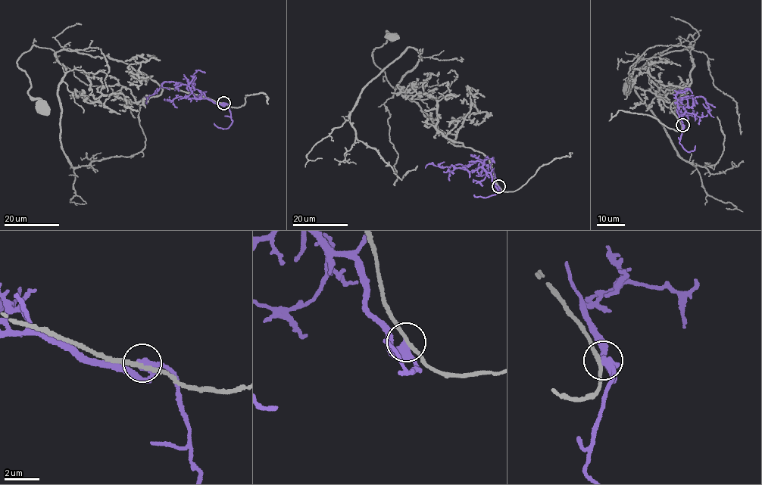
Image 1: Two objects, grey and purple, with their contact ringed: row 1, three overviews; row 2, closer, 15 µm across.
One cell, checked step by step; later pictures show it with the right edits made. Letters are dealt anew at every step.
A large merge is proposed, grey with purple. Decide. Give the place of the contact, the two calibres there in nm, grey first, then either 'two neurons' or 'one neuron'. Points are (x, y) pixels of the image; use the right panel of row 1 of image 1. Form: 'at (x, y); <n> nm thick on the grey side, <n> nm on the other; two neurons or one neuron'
at (682, 125); 190 nm thick on the grey side, 400 nm on the other; two neurons

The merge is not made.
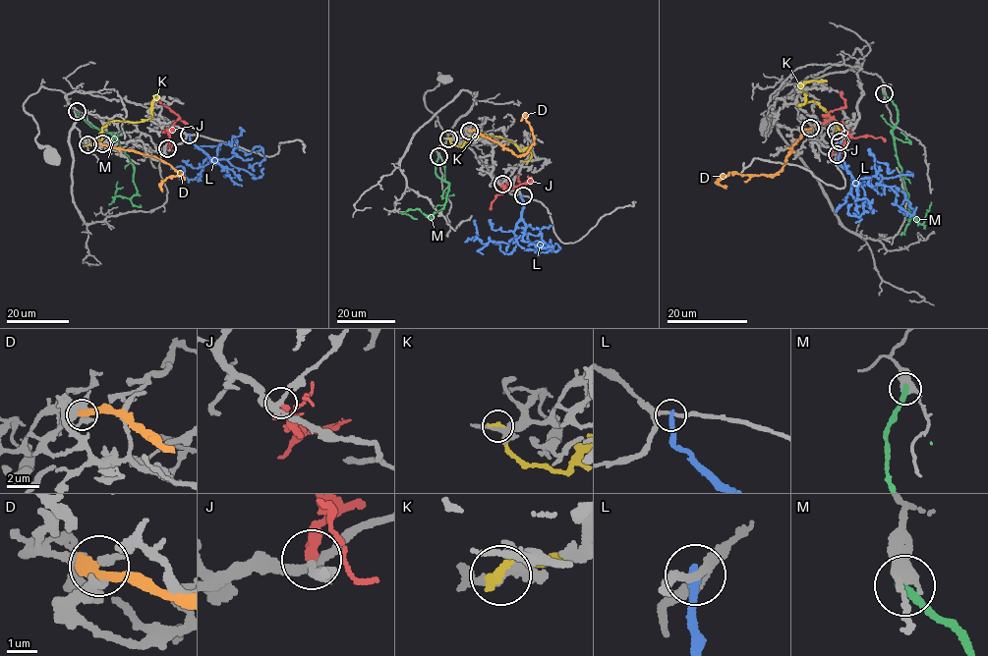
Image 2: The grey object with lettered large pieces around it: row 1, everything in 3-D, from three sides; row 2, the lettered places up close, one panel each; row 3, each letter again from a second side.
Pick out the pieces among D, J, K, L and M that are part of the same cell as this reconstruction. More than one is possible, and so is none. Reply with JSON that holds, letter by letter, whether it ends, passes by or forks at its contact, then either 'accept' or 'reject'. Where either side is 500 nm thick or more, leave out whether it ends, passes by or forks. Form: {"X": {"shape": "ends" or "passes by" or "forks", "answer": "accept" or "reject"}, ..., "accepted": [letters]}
{"D": {"answer": "reject"}, "J": {"shape": "passes by", "answer": "reject"}, "K": {"shape": "ends", "answer": "reject"}, "L": {"shape": "ends", "answer": "reject"}, "M": {"shape": "ends", "answer": "reject"}, "accepted": []}

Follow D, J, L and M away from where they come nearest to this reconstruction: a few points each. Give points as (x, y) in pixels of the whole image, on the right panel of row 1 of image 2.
D: (810, 129), (801, 133), (800, 137), (791, 144), (781, 169), (771, 175), (728, 173), (719, 181), (727, 187)
J: (837, 154), (847, 135), (829, 115), (844, 104), (842, 90)
L: (840, 141), (840, 162), (855, 184), (875, 187), (881, 170), (870, 186), (859, 180), (858, 197), (873, 198)
M: (884, 93), (896, 106), (898, 121), (892, 130), (908, 222), (914, 217), (921, 223), (931, 201)

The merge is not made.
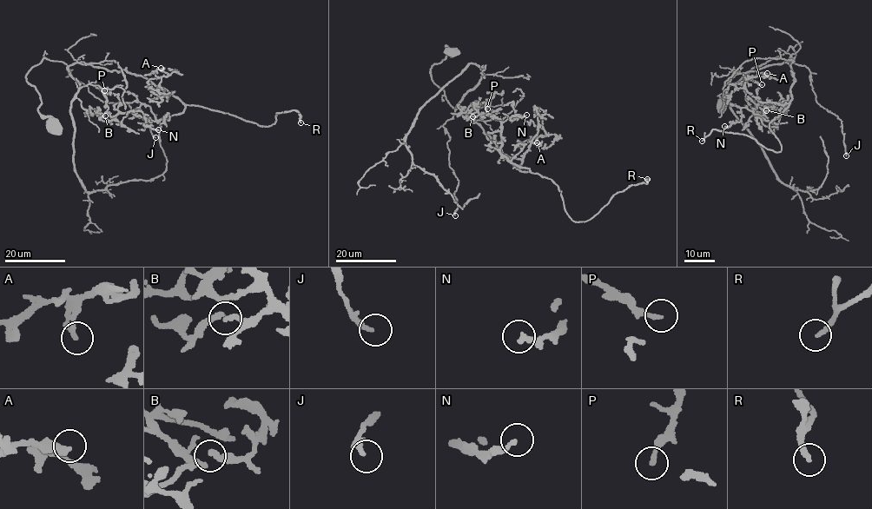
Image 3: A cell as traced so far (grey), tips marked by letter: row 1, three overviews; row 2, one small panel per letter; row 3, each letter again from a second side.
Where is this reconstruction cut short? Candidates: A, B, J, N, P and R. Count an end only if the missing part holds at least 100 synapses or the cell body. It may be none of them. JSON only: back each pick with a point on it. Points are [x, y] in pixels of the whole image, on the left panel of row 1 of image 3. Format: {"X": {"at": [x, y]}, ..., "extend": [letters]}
{"R": {"at": [300, 122]}, "extend": ["R"]}

